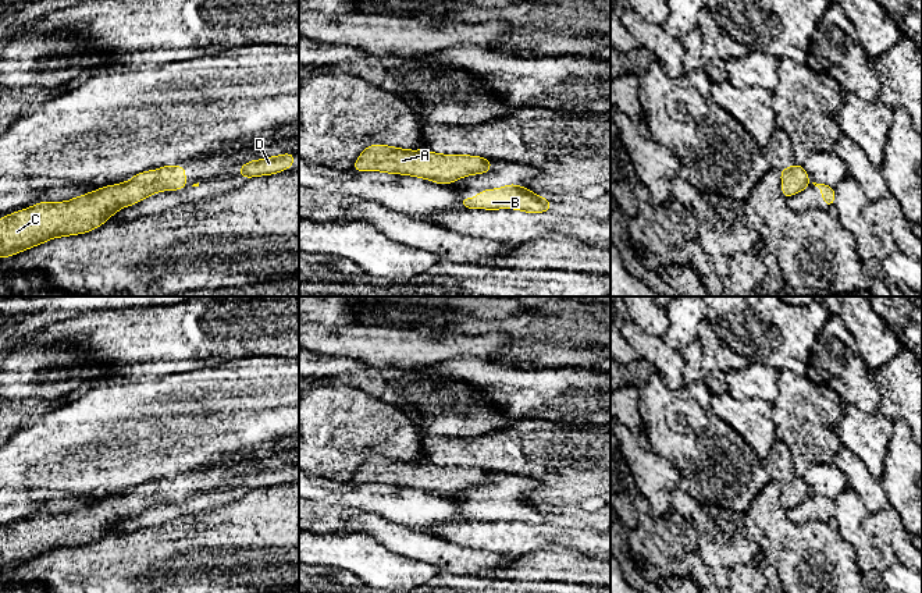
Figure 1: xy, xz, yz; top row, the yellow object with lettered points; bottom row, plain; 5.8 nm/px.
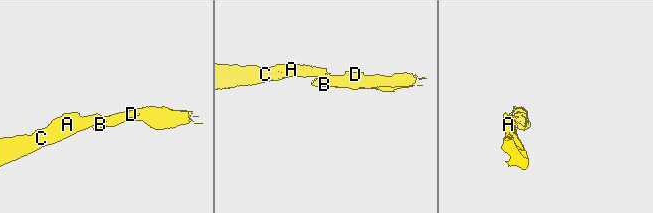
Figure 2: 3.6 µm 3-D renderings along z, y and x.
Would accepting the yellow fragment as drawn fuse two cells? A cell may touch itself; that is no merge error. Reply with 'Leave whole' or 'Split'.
Split

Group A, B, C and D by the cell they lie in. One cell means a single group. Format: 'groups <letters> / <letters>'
groups A C / B D

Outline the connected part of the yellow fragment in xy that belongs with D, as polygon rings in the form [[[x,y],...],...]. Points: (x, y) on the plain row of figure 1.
[[[285,465],[263,472],[252,472],[243,476],[238,486],[243,487],[245,490],[250,490],[281,484],[284,480],[291,480],[293,477],[293,468],[293,465]]]

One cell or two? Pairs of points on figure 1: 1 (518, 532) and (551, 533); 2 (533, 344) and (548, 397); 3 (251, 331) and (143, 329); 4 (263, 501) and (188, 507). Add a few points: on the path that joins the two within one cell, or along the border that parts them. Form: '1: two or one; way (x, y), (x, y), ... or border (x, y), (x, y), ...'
1: one; way (526, 533), (543, 533)
2: two; border (508, 364), (530, 368), (572, 366)
3: one; way (224, 331), (170, 331)
4: two; border (203, 508), (177, 515), (173, 519)

